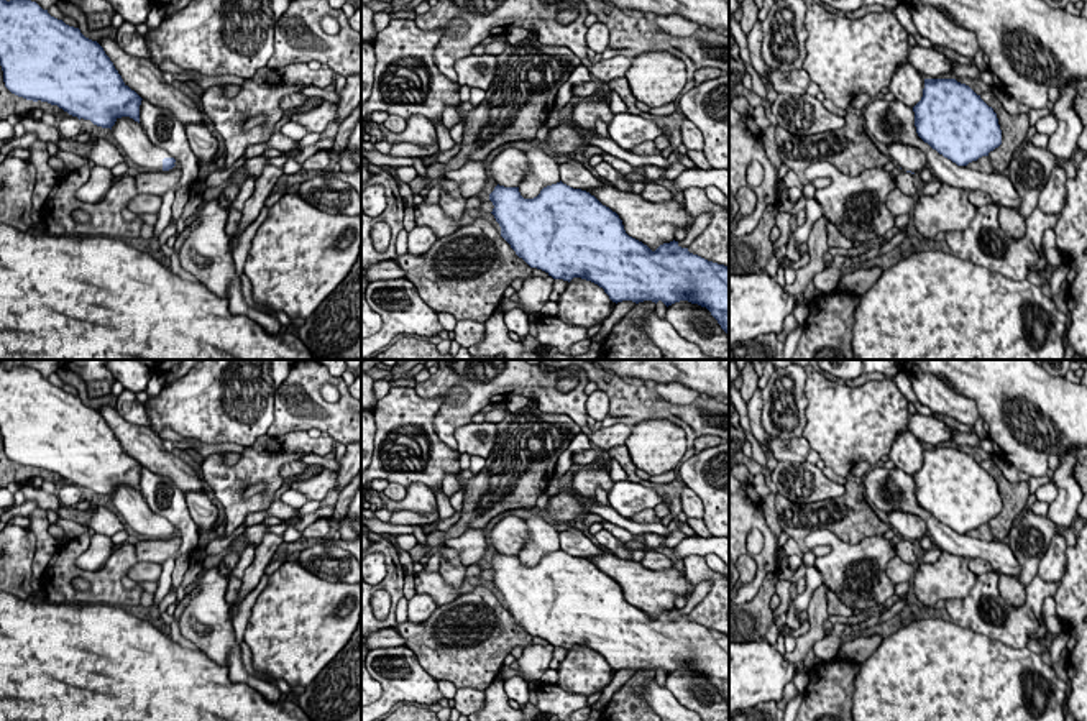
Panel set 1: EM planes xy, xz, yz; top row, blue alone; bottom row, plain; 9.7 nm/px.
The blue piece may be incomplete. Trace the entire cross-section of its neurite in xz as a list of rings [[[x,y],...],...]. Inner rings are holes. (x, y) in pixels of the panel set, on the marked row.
[[[507,148],[489,164],[489,177],[496,181],[489,194],[493,215],[501,227],[501,237],[530,268],[545,271],[553,279],[581,278],[604,289],[612,302],[662,301],[667,307],[688,301],[706,307],[729,335],[729,268],[708,261],[681,248],[678,241],[660,245],[652,251],[642,241],[629,237],[622,220],[586,191],[573,189],[562,181],[547,186],[534,199],[524,199],[519,184],[530,172],[525,153]]]

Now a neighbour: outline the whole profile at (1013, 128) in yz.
[[[992,92],[982,94],[980,99],[993,108],[998,118],[1002,145],[988,153],[988,159],[995,171],[1003,172],[1008,169],[1015,149],[1028,136],[1030,118],[1028,113],[1010,115]]]

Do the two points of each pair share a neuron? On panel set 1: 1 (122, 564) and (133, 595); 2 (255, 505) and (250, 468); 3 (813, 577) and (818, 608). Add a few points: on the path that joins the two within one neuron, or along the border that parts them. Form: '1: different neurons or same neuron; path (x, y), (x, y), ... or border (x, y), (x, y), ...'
1: same neuron; path (117, 574), (117, 585), (123, 592)
2: same neuron; path (243, 503), (235, 495), (235, 483), (238, 480)
3: different neurons; border (821, 582), (805, 610)

